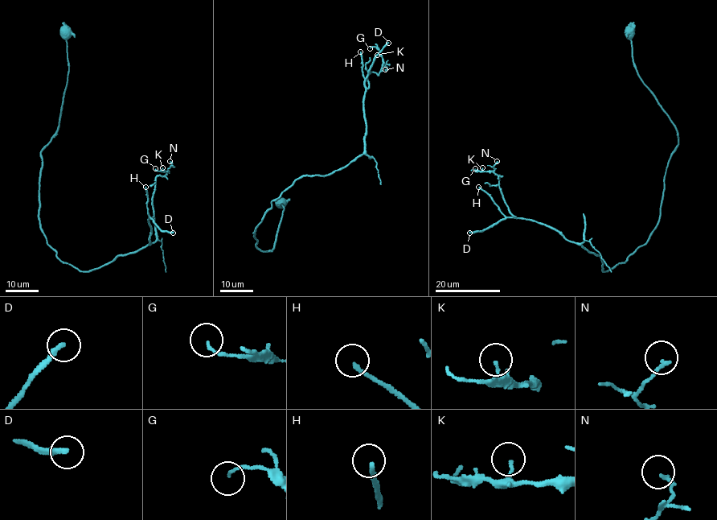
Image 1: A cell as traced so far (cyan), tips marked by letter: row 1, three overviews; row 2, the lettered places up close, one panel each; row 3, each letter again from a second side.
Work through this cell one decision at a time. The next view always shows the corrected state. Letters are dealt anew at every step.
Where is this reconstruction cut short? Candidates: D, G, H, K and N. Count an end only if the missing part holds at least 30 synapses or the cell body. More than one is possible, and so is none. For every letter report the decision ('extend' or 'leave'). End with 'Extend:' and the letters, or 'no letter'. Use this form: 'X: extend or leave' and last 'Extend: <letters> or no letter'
D: extend
G: leave
H: extend
K: leave
N: leave
Extend: D, H

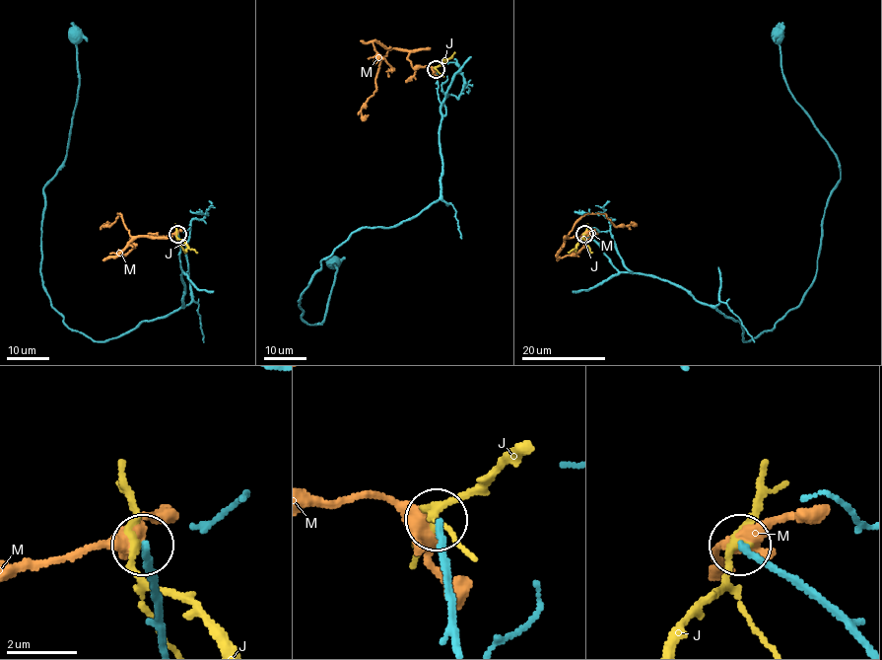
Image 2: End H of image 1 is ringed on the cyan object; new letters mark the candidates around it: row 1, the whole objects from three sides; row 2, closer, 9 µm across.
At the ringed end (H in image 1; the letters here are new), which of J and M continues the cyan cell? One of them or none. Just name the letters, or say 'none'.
none

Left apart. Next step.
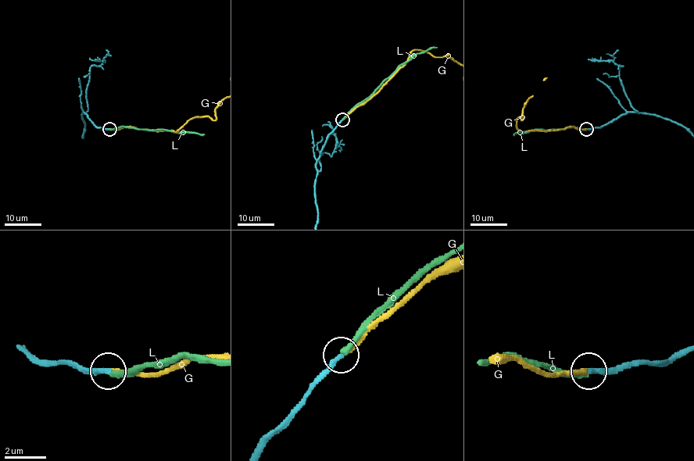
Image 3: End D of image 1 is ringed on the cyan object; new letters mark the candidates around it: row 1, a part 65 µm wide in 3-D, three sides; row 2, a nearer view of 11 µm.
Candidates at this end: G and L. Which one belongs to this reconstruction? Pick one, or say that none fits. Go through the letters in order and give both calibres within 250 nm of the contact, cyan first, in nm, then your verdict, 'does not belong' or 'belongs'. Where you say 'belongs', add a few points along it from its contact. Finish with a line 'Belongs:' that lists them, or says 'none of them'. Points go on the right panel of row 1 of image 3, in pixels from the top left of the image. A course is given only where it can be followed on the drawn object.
G: calibres 220 and 220 nm; belongs
L: calibres 220 and 240 nm; does not belong
Belongs: G

